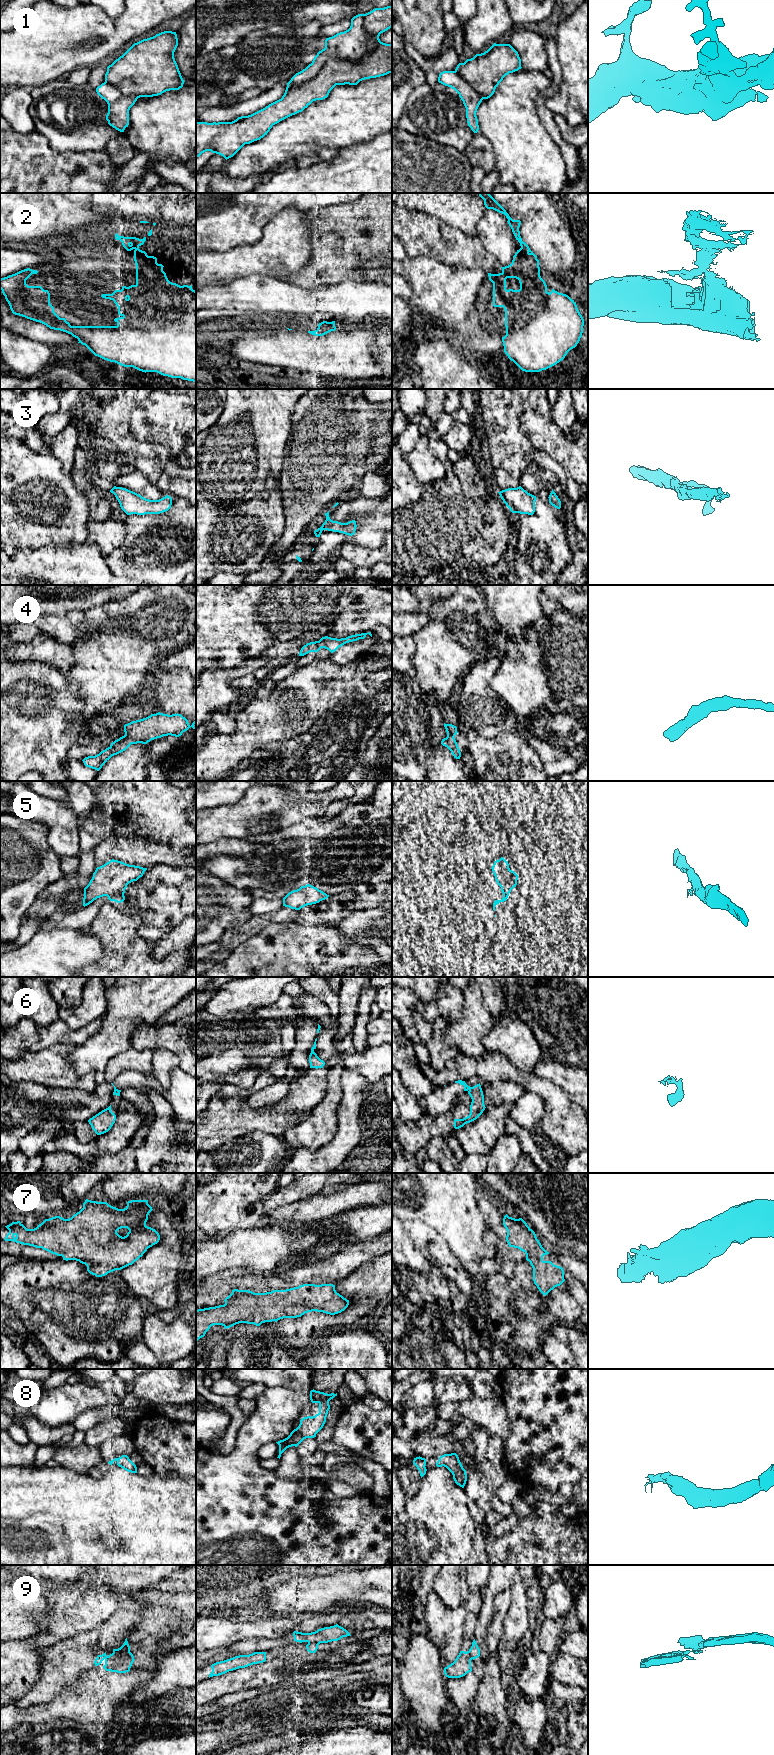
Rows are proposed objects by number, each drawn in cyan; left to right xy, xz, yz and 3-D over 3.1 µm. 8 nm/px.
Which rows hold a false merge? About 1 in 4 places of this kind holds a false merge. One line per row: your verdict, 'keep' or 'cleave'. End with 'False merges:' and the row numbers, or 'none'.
1: cleave
2: cleave
3: keep
4: keep
5: keep
6: cleave
7: keep
8: keep
9: cleave
False merges: 1, 2, 6, 9

